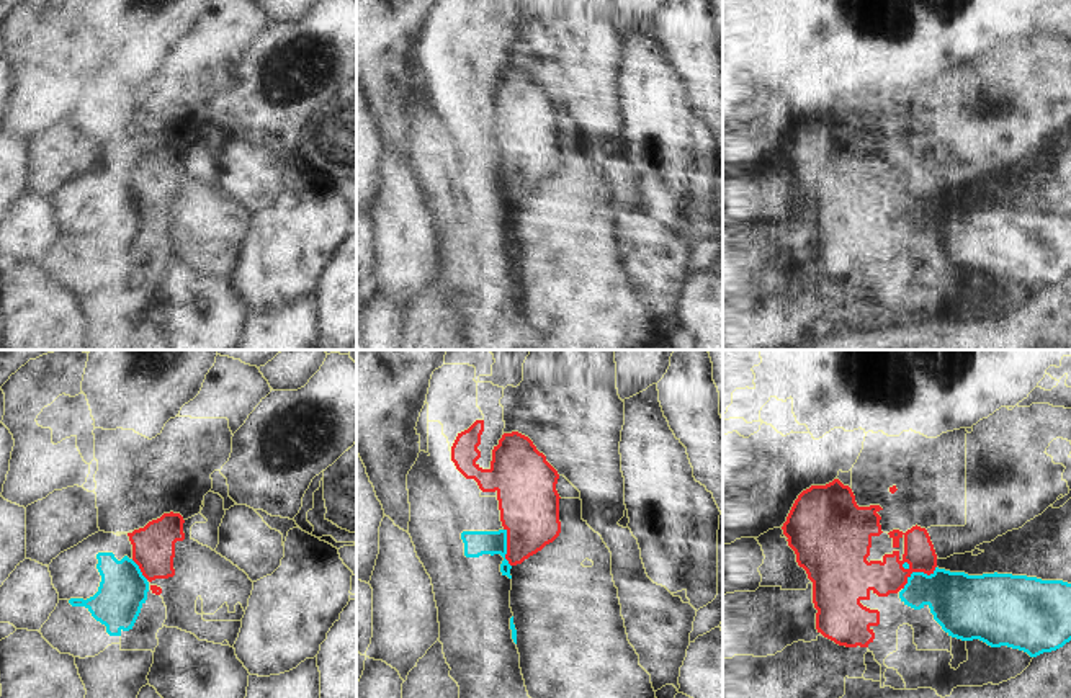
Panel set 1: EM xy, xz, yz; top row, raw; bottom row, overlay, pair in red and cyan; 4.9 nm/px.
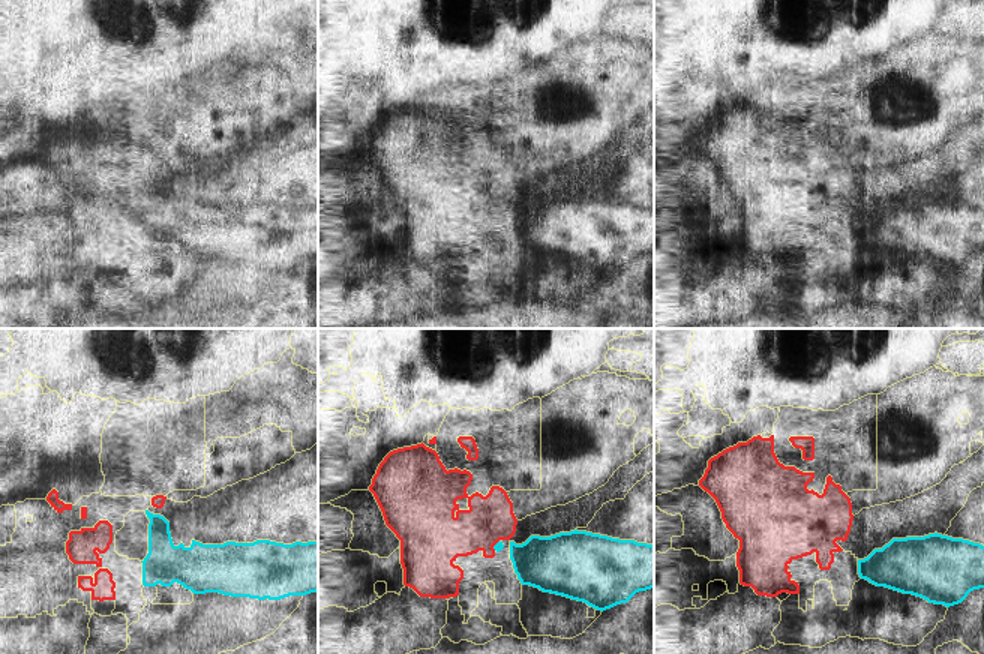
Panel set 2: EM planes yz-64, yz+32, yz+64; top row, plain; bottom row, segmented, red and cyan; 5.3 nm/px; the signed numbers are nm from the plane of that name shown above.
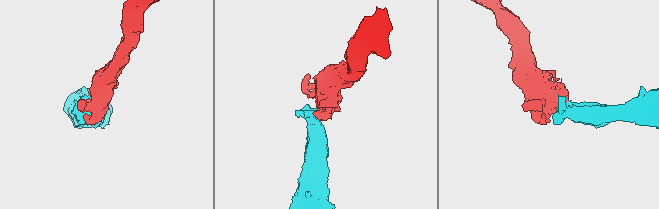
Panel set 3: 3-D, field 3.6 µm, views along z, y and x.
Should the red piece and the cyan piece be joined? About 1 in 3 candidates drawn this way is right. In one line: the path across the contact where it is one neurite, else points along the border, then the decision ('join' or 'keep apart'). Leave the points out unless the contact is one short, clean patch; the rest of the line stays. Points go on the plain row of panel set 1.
border along yz (936, 200), (929, 208), (913, 206), (903, 223); keep apart

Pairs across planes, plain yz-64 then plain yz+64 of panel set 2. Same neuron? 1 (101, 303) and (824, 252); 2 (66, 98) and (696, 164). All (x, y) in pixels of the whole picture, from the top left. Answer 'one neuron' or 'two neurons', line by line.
1: two neurons
2: two neurons

